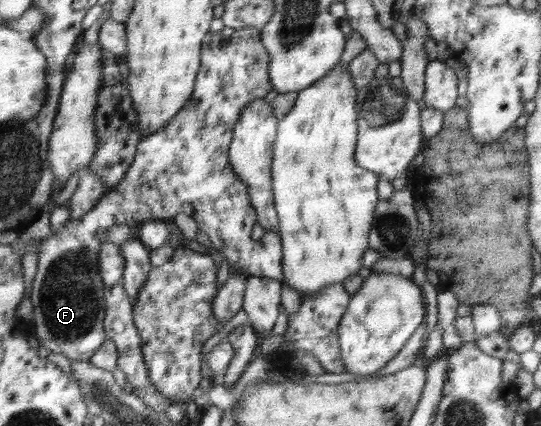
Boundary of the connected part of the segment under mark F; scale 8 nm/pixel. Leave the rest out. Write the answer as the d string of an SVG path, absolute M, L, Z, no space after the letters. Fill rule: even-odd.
M251 28L248 31L235 31L231 36L225 37L221 34L221 32L211 32L209 31L205 38L203 39L203 44L200 50L200 68L198 70L196 76L196 83L191 93L191 97L181 110L169 120L169 123L165 125L165 127L151 133L151 135L145 136L145 138L140 139L139 144L137 145L135 156L131 165L129 165L129 169L125 171L125 175L123 175L123 179L119 182L118 185L115 185L110 192L105 192L102 196L102 199L96 203L96 206L89 210L84 216L80 217L80 220L70 220L66 222L65 228L61 230L61 232L57 232L57 234L52 234L44 239L41 239L41 243L39 243L38 252L37 252L37 269L36 275L34 276L34 281L32 284L32 290L30 291L31 302L33 304L33 319L35 323L34 333L36 333L37 340L41 346L45 348L49 348L51 352L61 353L65 355L67 358L72 360L87 360L93 356L93 353L97 351L103 343L106 342L106 333L104 330L104 314L106 313L106 302L104 301L104 291L107 289L105 285L103 285L103 279L101 279L100 273L100 251L101 244L107 243L107 234L112 229L121 229L125 228L125 225L129 221L134 221L136 224L141 225L147 221L156 221L162 219L173 218L179 213L183 213L191 216L193 220L197 223L198 231L205 232L211 243L213 243L214 254L221 257L226 257L227 261L229 261L230 274L234 272L234 270L240 270L240 272L245 272L249 276L266 276L267 278L275 279L281 282L283 278L282 274L282 239L279 234L278 228L270 229L269 231L265 231L263 237L259 241L255 241L251 239L252 229L257 224L257 214L254 209L251 207L251 200L249 197L249 185L243 181L243 179L239 179L237 177L237 173L233 171L233 167L229 164L228 158L228 150L229 145L231 144L231 139L233 136L233 129L235 128L235 123L239 118L241 111L243 111L243 107L249 104L249 102L263 98L266 94L269 94L273 90L273 83L269 81L269 53L267 49L261 44L260 41L260 31L257 28Z

